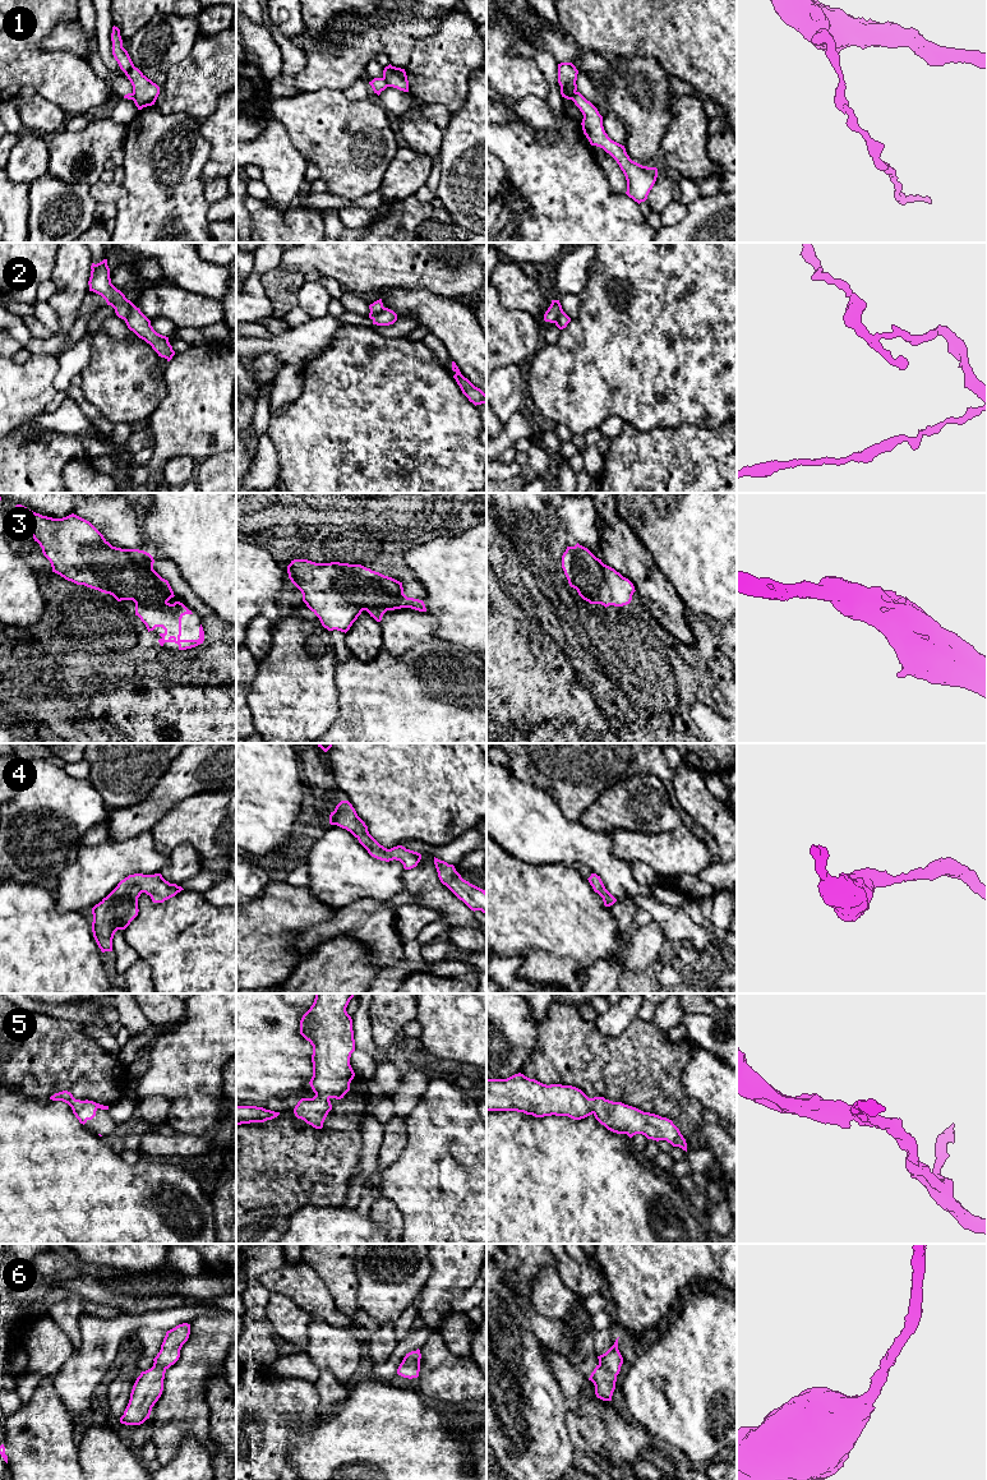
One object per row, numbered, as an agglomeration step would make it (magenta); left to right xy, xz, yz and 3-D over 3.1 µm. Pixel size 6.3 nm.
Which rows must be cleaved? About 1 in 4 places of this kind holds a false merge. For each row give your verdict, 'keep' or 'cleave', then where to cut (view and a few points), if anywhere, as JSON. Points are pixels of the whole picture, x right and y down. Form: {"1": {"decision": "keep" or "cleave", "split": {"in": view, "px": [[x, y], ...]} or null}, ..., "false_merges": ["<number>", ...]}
{"1": {"decision": "cleave", "split": {"in": "xz", "px": [[382, 78], [388, 86]]}}, "2": {"decision": "cleave", "split": {"in": "xy", "px": [[133, 304], [124, 319]]}}, "3": {"decision": "keep", "split": null}, "4": {"decision": "keep", "split": null}, "5": {"decision": "keep", "split": null}, "6": {"decision": "keep", "split": null}, "false_merges": ["1", "2"]}

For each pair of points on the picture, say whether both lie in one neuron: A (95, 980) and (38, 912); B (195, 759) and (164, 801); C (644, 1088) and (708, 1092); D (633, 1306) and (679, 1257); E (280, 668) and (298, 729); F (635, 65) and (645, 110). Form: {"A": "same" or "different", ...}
{"A": "same", "B": "same", "C": "different", "D": "same", "E": "same", "F": "same"}

